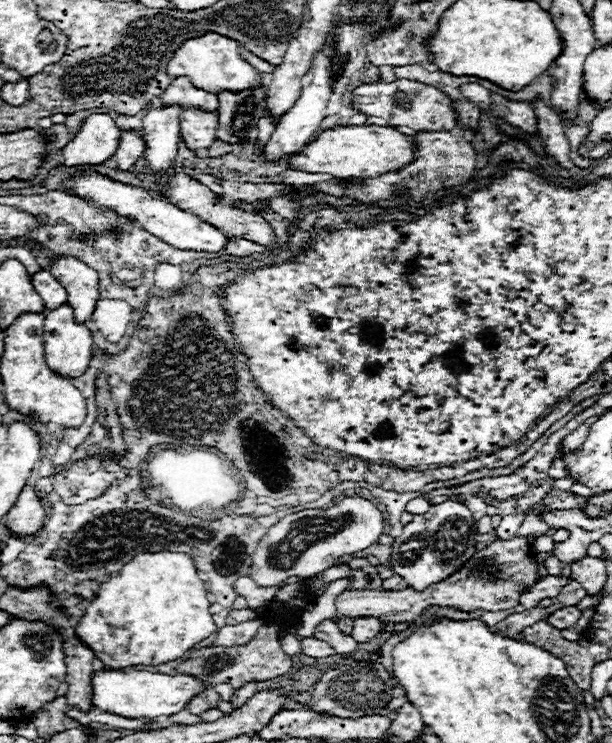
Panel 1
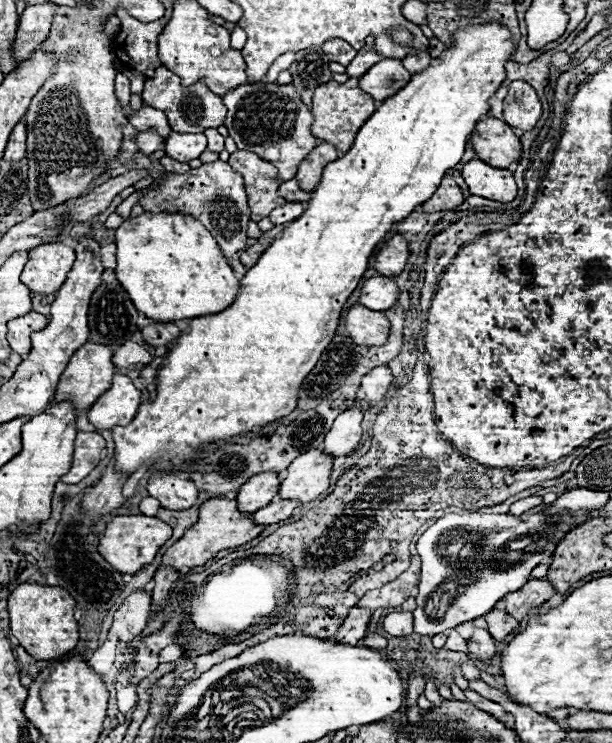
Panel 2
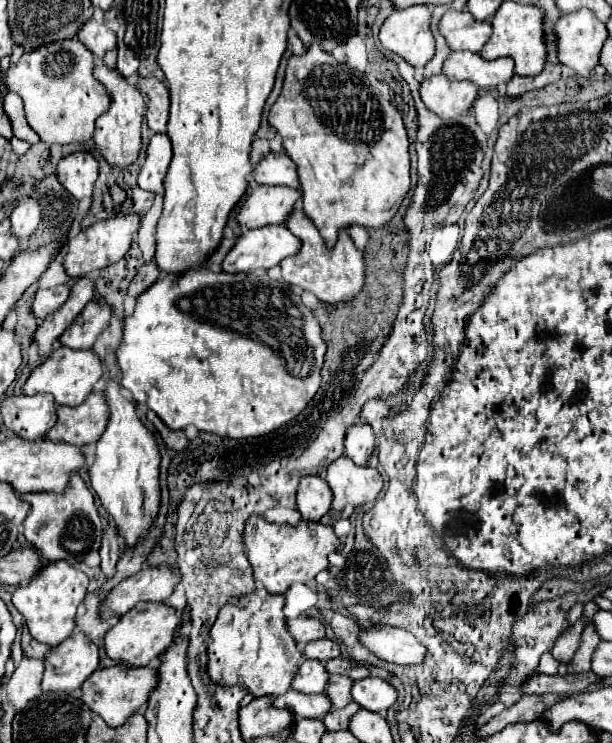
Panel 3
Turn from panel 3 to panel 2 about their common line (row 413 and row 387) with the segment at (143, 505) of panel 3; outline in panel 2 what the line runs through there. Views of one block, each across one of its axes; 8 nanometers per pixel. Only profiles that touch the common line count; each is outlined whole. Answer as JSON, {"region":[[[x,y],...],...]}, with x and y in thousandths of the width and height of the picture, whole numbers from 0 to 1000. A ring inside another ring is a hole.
{"region":[[[186,503],[183,520],[147,546],[144,565],[157,579],[206,573],[219,565],[229,546],[229,525],[209,506]]]}

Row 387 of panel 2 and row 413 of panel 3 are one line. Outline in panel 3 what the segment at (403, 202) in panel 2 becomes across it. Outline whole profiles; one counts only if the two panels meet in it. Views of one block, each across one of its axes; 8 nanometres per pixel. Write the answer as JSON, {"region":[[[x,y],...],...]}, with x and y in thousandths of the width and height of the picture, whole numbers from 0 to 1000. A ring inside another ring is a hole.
{"region":[[[330,358],[327,363],[314,363],[314,369],[301,369],[301,374],[265,371],[261,377],[255,377],[255,385],[248,385],[248,390],[229,396],[229,401],[222,404],[219,423],[203,431],[203,452],[193,468],[193,493],[199,498],[196,517],[216,528],[222,541],[242,544],[242,549],[252,552],[261,560],[261,565],[281,579],[297,579],[314,571],[327,581],[333,579],[333,581],[346,581],[369,590],[418,590],[418,587],[441,584],[454,579],[458,573],[464,573],[467,568],[480,565],[503,546],[503,541],[513,536],[513,530],[520,528],[526,517],[523,501],[526,501],[529,479],[533,479],[533,460],[526,455],[523,436],[516,433],[513,423],[497,412],[490,398],[493,398],[490,390],[464,380],[451,380],[438,374],[438,369],[428,369],[428,371],[425,369],[408,369],[408,371],[369,369],[369,366],[346,366],[343,361]]]}

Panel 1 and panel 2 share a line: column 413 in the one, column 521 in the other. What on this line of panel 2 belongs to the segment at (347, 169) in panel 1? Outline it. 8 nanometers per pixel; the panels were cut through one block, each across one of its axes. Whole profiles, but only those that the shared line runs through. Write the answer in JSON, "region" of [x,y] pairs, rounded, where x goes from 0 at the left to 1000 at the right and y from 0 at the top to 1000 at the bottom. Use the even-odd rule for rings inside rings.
{"region":[[[814,159],[784,162],[784,167],[778,167],[768,191],[781,213],[810,226],[830,226],[853,210],[853,194],[846,183],[827,164]]]}

